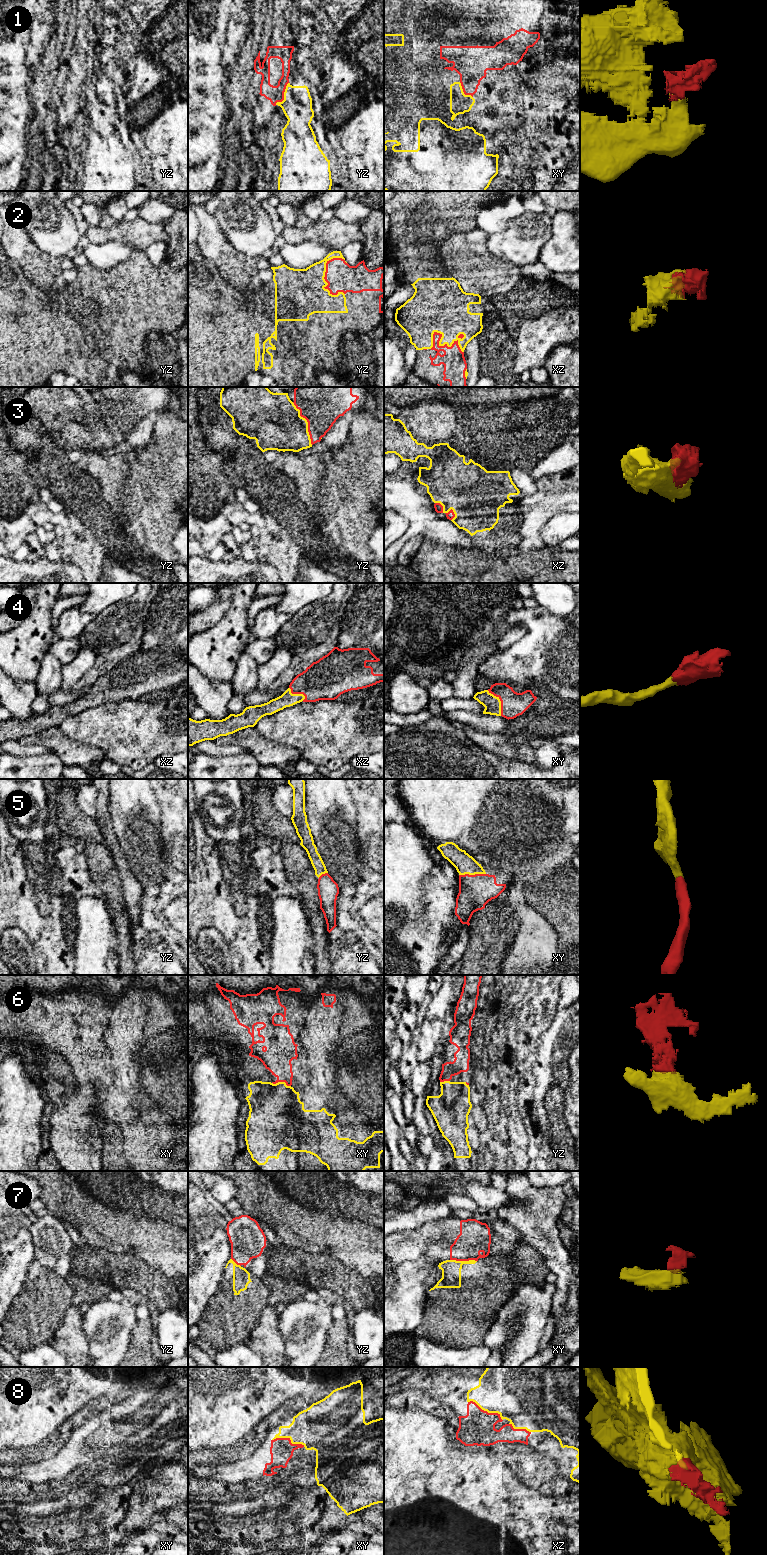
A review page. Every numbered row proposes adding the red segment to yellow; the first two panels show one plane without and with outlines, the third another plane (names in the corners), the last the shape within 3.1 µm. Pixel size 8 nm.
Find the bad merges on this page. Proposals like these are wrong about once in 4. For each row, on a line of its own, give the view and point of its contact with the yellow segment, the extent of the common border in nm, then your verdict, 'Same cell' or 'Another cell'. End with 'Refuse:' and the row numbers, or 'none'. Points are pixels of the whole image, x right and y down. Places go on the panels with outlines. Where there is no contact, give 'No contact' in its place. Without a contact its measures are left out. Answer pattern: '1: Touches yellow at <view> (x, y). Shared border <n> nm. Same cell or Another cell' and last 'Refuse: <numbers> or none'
1: Touches yellow at yz (284, 95). Shared border 220 nm. Another cell
2: Touches yellow at xz (445, 343). Shared border 300 nm. Same cell
3: Touches yellow at yz (307, 423). Shared border 380 nm. Same cell
4: Touches yellow at xy (500, 701). Shared border 240 nm. Same cell
5: Touches yellow at xy (472, 874). Shared border 220 nm. Same cell
6: Touches yellow at xy (281, 1082). Shared border 160 nm. Same cell
7: Touches yellow at xy (463, 1261). Shared border 220 nm. Another cell
8: Touches yellow at xz (486, 1410). Shared border 320 nm. Same cell
Refuse: 1, 7

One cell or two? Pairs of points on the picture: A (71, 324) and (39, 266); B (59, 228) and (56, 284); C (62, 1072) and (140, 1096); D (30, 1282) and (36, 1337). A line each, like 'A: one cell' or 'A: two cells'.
A: two cells
B: two cells
C: one cell
D: one cell

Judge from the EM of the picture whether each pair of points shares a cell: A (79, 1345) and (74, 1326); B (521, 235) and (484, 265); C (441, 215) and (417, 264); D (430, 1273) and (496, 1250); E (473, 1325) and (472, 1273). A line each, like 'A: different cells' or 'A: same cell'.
A: same cell
B: different cells
C: same cell
D: different cells
E: same cell

